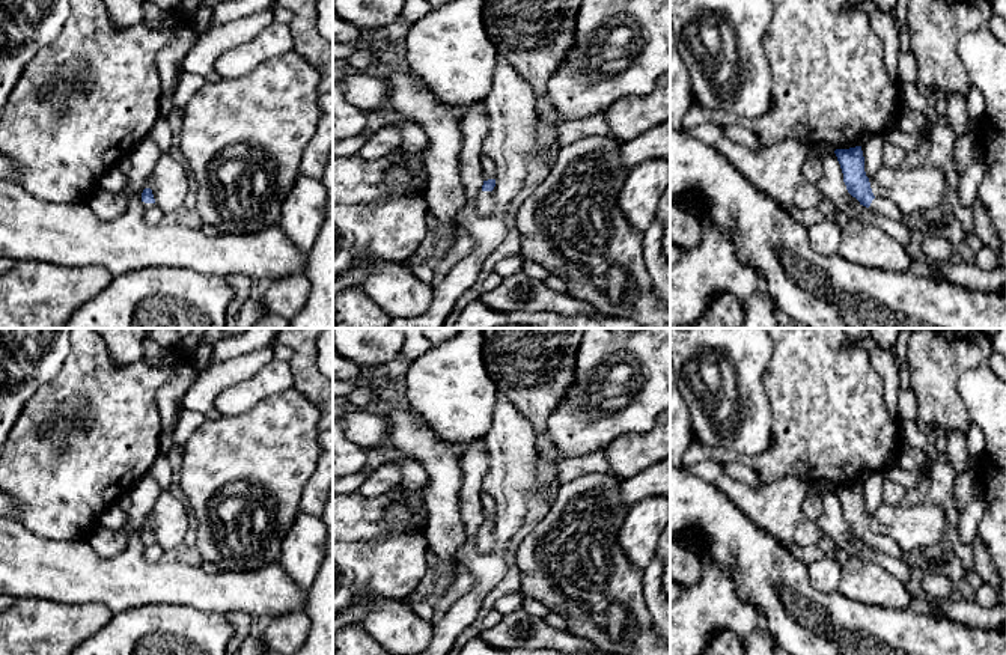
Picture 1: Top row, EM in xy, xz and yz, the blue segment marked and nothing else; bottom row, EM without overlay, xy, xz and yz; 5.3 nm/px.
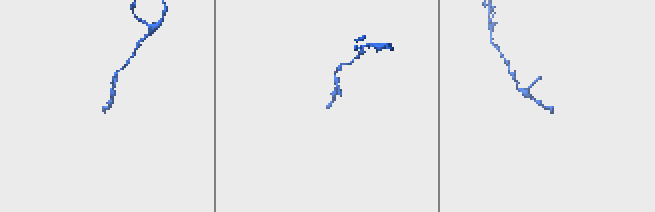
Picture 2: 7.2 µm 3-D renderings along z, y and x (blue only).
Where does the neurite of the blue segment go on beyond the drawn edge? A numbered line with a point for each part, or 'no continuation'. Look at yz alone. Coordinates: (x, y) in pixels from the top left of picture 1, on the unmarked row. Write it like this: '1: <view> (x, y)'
1: yz (884, 544)

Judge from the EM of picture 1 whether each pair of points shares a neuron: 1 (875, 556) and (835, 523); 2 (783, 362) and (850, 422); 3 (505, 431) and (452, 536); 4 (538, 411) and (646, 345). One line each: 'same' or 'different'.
1: same
2: same
3: different
4: different

